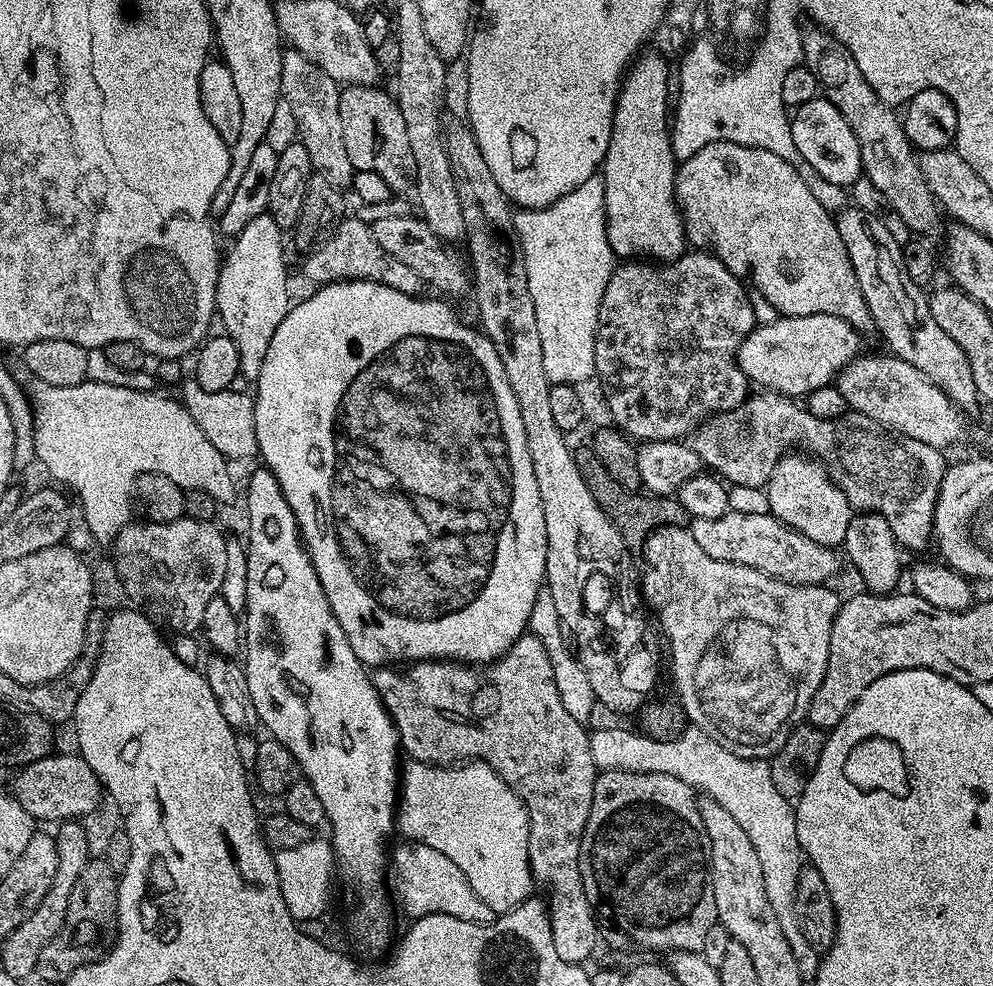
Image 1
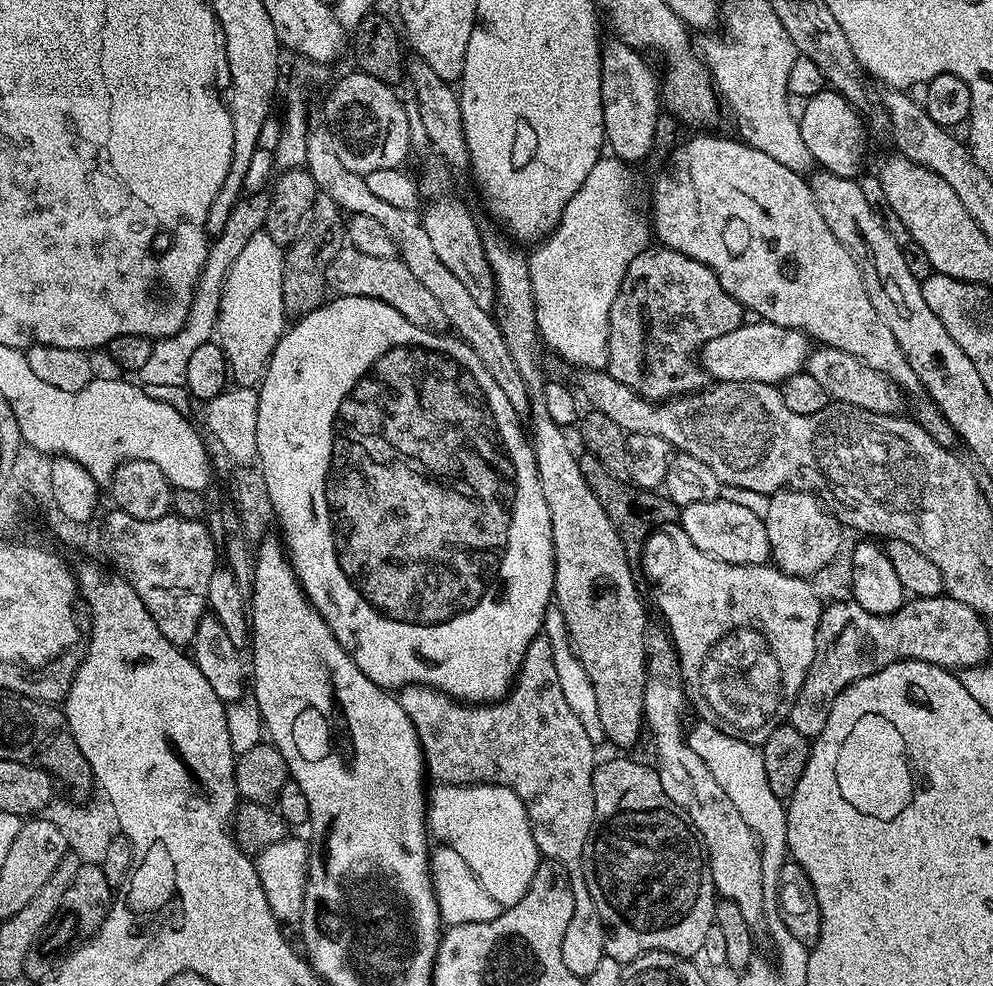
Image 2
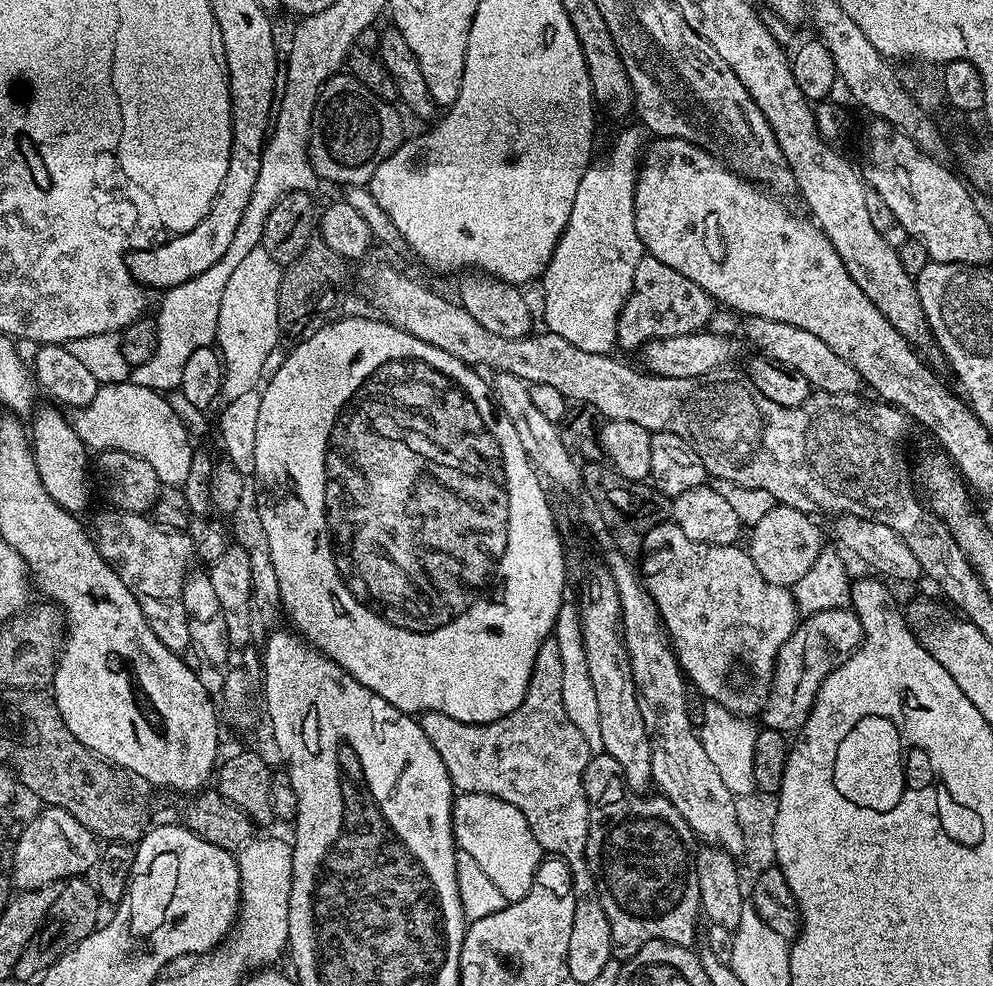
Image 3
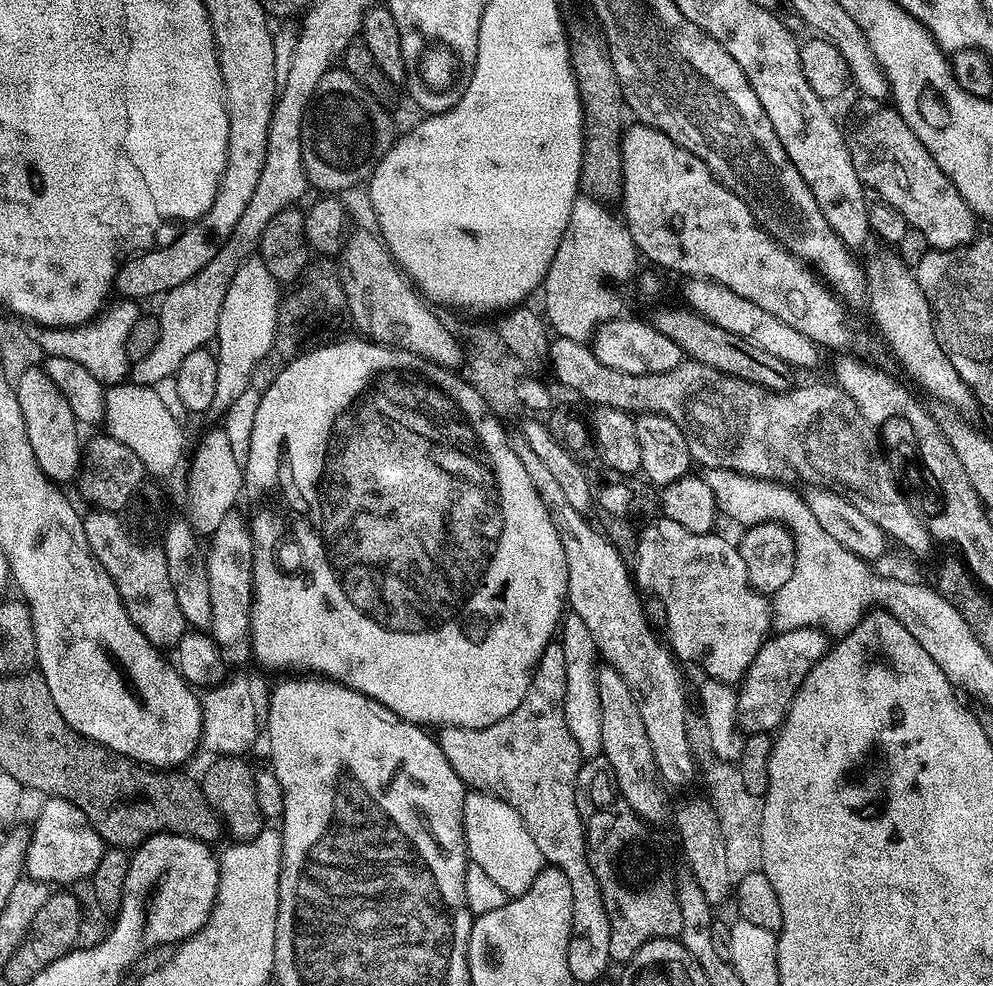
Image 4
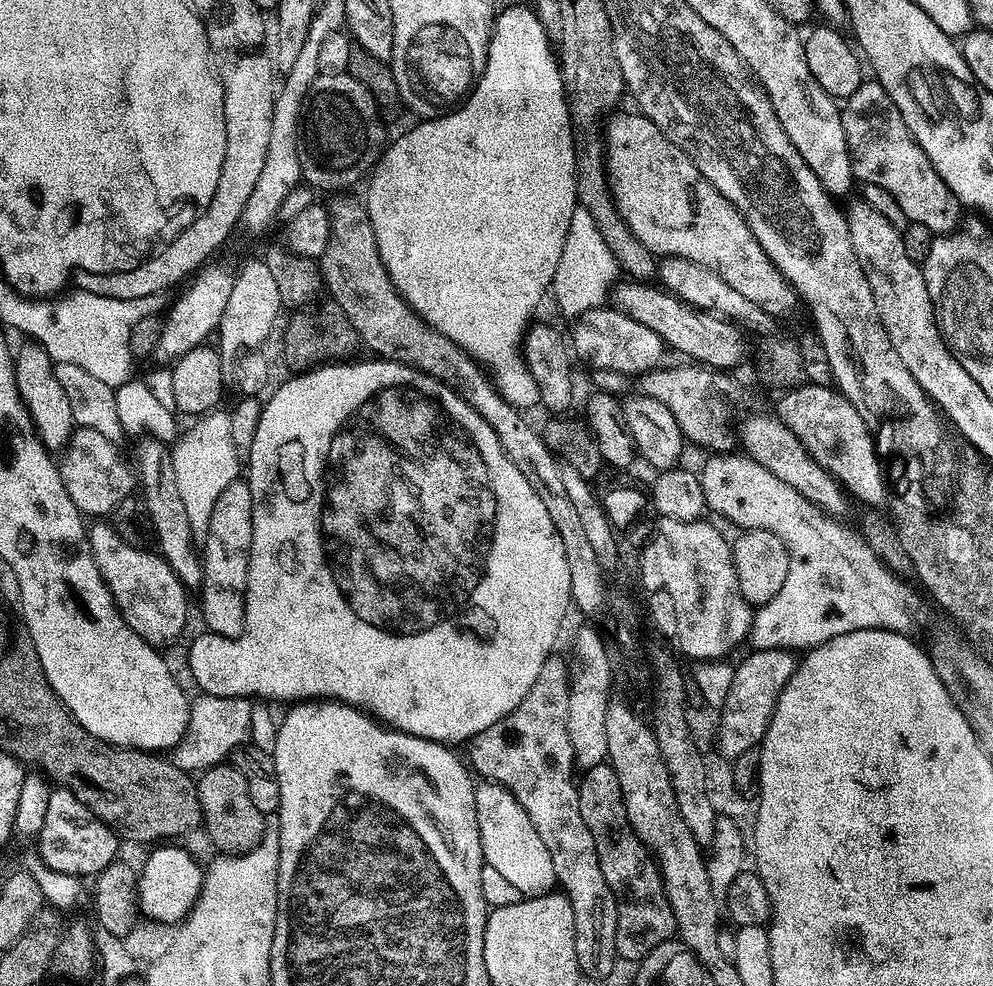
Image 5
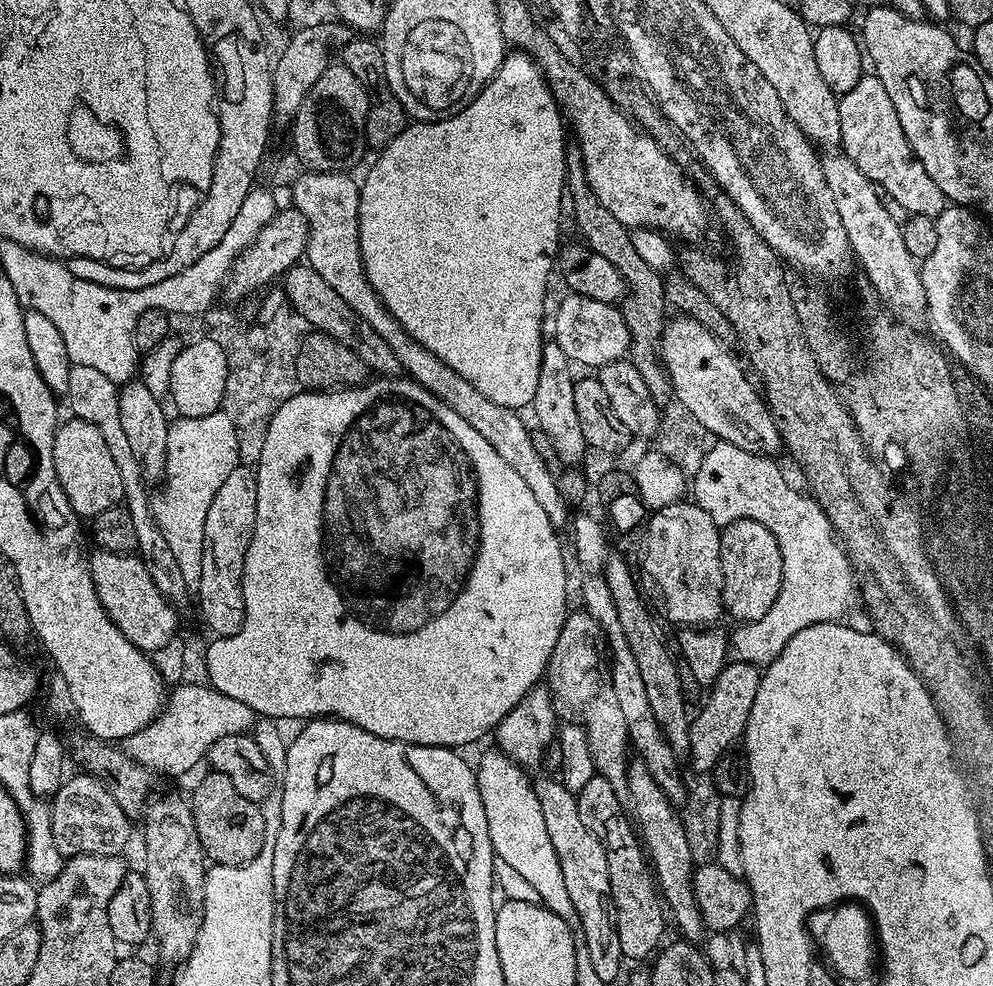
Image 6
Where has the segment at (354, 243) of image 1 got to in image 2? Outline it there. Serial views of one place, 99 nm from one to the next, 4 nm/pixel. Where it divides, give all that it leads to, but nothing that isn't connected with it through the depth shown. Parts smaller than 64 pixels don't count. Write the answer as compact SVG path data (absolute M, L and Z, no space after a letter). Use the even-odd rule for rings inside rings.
M351 246L341 247L339 254L328 264L329 289L333 288L336 296L357 296L358 298L374 298L386 302L386 306L394 306L402 318L414 322L414 326L440 330L446 321L434 294L410 274L408 267L396 256L390 258L373 258L362 250Z

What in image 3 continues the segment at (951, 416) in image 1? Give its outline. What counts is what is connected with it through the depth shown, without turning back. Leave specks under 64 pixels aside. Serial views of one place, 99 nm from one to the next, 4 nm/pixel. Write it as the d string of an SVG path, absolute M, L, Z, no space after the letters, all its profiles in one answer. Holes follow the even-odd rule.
M758 316L743 317L744 336L752 343L757 344L759 351L769 360L776 361L784 368L798 370L798 374L806 374L813 389L817 392L830 394L856 394L862 388L862 381L858 370L846 362L846 358L838 358L822 338L810 334L806 330L798 330L798 326L790 326L786 322L774 322L774 318L760 318Z

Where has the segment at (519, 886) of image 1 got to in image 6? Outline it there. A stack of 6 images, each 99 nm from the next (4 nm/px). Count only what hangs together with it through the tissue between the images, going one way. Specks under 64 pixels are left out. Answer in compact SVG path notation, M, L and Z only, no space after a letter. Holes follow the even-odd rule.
M491 750L475 765L478 794L482 794L482 806L486 810L486 826L490 830L490 842L495 859L506 862L518 870L534 890L538 890L540 903L551 909L558 918L568 924L577 923L574 902L566 894L566 881L558 866L558 854L554 854L554 842L546 834L546 821L542 819L542 806L538 806L533 781L523 767L499 750Z

